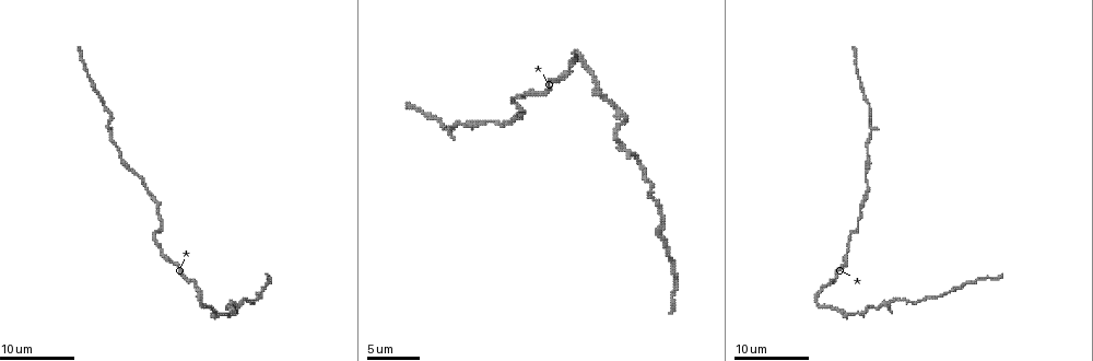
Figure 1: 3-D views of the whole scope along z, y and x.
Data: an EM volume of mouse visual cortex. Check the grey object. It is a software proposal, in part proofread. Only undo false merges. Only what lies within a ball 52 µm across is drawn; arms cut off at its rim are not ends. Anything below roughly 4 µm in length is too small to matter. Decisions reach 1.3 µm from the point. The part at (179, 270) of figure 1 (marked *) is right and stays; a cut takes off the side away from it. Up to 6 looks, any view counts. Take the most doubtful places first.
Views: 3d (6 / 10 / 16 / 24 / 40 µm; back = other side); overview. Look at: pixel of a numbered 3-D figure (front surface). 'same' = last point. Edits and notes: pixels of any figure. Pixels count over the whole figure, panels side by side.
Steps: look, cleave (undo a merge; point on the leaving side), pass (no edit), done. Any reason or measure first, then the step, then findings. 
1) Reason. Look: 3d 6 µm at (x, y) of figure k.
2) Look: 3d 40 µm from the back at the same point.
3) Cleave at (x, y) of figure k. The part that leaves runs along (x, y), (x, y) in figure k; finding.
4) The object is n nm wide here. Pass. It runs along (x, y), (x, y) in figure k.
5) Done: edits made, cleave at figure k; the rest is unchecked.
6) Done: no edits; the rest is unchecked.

Thin neck. Look: 3d 6 µm at (108, 131) of figure 1.

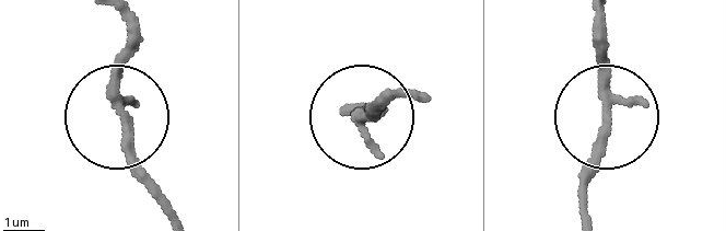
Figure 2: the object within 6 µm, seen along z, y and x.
Look: 3d 6 µm from the back at (604, 115) of figure 2.

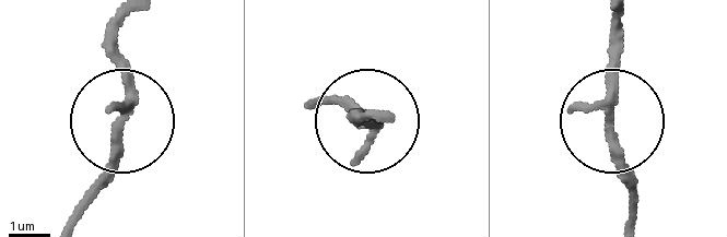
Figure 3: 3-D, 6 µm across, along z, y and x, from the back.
Pass. It runs along (63, 225), (105, 163), (130, 79), (119, 20) in figure 3; continuous, no second neuron.

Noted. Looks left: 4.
Calibre changes. Look: 3d 6 µm at (891, 303) of figure 1.

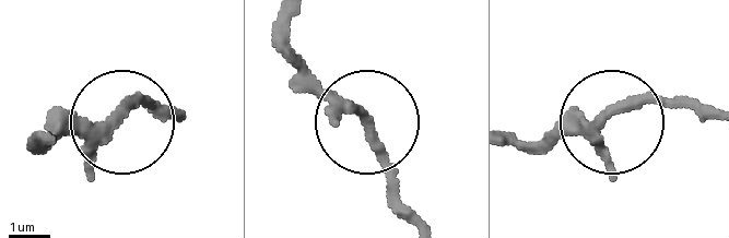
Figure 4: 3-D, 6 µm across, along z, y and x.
Pass. It runs along (290, 21), (290, 52), (366, 115), (387, 178), (418, 216) in figure 4; all the same neuron.

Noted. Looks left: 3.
Arms run side by side. Look: 3d 16 µm at (614, 107) of figure 1.

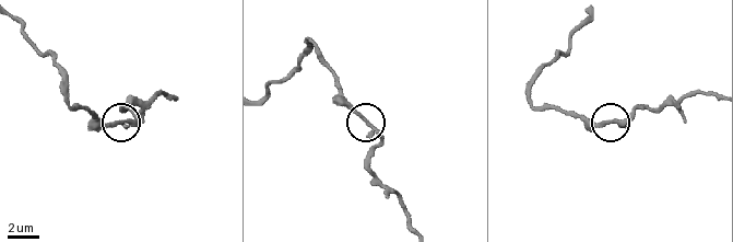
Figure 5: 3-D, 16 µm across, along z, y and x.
Pass. It runs along (23, 32), (73, 105), (105, 122), (132, 119), (132, 106) in figure 5; all the same neuron.

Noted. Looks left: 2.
Done: no edits; the rest is unchecked.

